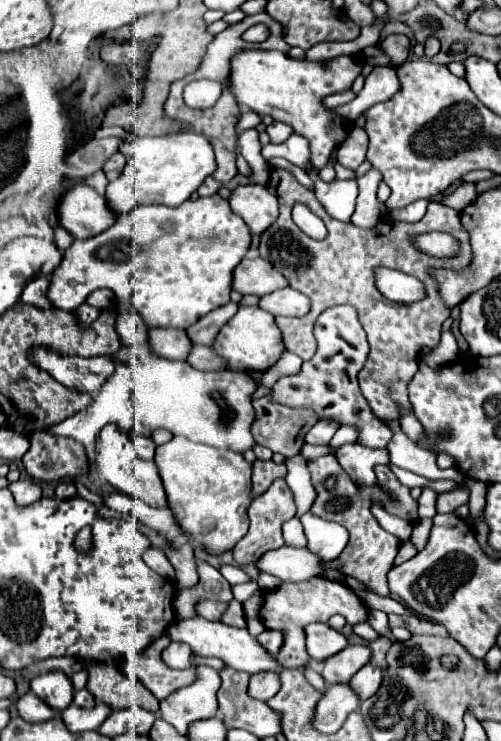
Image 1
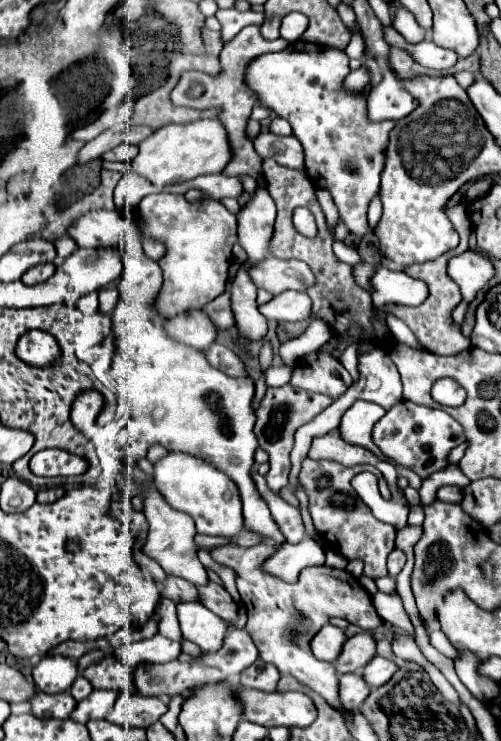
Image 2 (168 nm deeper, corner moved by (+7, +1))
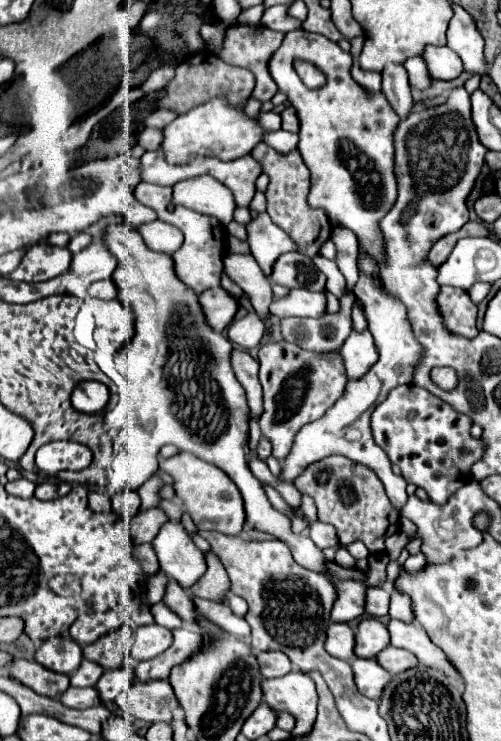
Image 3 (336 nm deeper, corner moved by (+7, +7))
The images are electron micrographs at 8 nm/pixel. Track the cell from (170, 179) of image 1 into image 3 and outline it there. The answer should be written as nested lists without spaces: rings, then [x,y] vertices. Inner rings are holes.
[[[224,98],[210,100],[200,104],[186,114],[180,114],[164,128],[164,140],[160,144],[160,152],[168,164],[188,164],[194,158],[218,158],[218,160],[236,160],[262,140],[264,130],[280,128],[280,114],[276,112],[262,112],[260,120],[250,120],[242,110],[230,106]]]

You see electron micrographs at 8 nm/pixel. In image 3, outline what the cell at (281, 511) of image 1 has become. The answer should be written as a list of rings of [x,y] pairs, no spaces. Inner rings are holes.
[[[268,342],[260,346],[260,384],[264,388],[264,412],[260,418],[262,436],[272,442],[272,456],[284,462],[292,450],[298,430],[326,414],[328,408],[344,394],[346,372],[340,354],[310,354],[296,344]]]

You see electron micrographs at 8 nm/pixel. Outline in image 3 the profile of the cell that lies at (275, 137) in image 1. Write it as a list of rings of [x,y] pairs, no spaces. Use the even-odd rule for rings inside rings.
[[[286,106],[286,110],[280,114],[282,116],[282,128],[288,132],[298,132],[298,120],[296,120],[296,110],[292,106]]]

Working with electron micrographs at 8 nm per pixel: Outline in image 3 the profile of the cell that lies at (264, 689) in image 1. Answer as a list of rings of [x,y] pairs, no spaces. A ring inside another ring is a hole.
[[[256,652],[262,678],[278,678],[292,670],[292,662],[282,652]]]

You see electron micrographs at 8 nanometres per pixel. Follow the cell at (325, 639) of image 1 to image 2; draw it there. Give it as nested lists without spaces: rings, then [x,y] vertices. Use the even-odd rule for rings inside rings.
[[[326,624],[314,638],[312,638],[312,652],[318,660],[324,660],[324,662],[334,662],[338,656],[340,656],[340,650],[346,642],[346,636],[344,636],[344,630],[332,626],[332,624]]]

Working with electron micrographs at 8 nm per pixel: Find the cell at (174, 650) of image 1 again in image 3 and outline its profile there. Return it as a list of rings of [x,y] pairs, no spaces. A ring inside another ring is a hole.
[[[158,624],[140,626],[140,628],[136,628],[134,642],[130,646],[130,658],[134,662],[154,658],[154,656],[162,654],[170,644],[172,644],[172,632],[170,630],[166,630]]]

